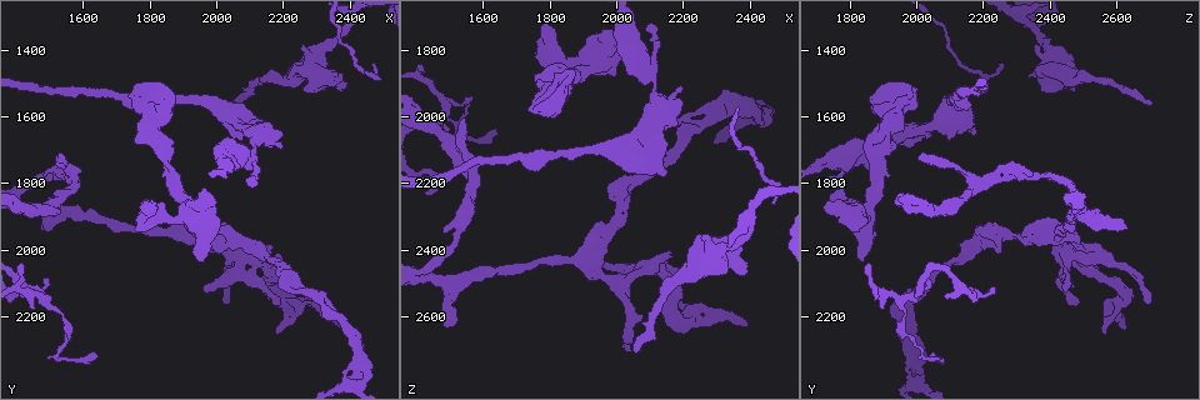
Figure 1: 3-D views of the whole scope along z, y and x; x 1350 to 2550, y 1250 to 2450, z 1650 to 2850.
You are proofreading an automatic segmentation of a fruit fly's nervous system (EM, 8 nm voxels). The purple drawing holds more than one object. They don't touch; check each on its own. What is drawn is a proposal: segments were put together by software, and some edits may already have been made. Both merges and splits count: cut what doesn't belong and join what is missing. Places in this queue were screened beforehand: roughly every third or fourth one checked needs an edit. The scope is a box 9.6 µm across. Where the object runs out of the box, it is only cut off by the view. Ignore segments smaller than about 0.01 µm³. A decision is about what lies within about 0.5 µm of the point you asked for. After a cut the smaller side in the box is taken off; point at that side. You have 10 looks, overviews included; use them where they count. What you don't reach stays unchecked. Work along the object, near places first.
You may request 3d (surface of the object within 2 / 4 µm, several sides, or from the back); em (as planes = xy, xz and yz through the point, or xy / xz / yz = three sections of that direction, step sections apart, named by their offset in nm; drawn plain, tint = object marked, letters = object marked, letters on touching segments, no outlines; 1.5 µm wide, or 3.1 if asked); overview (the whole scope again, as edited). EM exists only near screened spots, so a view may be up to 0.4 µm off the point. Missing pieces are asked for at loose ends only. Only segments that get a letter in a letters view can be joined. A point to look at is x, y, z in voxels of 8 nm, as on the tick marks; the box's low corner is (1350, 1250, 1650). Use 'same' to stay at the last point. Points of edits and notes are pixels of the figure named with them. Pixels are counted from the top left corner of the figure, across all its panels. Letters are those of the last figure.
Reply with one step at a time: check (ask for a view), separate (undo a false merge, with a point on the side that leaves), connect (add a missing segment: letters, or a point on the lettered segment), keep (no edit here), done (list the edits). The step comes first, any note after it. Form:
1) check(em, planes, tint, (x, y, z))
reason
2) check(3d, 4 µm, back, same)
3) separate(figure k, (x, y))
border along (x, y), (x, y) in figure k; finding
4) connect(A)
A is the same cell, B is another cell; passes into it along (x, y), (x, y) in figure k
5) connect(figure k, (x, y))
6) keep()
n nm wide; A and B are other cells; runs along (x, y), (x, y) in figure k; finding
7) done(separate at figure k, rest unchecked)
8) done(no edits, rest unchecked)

check(3d, 2 µm, (1650, 2310, 2050))

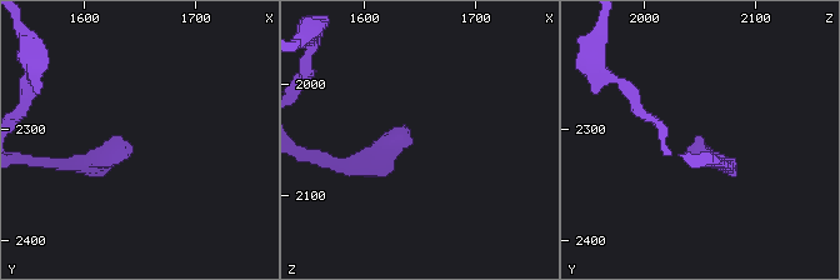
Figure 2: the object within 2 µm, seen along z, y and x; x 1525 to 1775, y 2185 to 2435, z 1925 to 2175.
check(em, planes, letters, (1640, 2316, 2058))

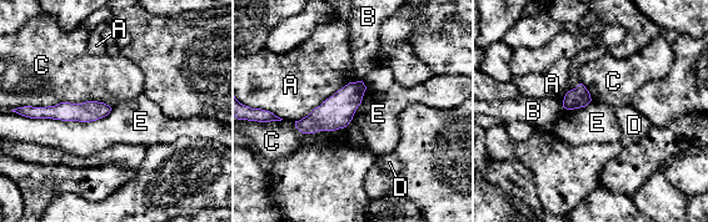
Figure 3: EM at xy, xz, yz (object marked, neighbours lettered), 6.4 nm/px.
keep()
A, B, C, D and E are other cells; border along (110, 106), (83, 101), (41, 107) in figure 3; no lettered segment goes on from it

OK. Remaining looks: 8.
check(3d, 4 µm, (2320, 2200, 1930))
an open end

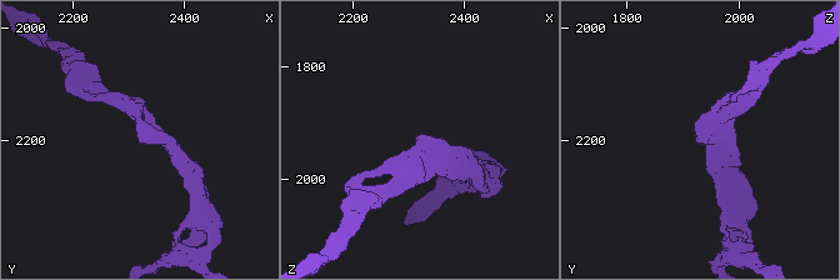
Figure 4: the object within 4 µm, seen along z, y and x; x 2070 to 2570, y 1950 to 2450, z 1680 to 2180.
check(em, xz, step 8, letters, (2320, 2200, 1930))
arms of 220, 220 nm; need the tissue

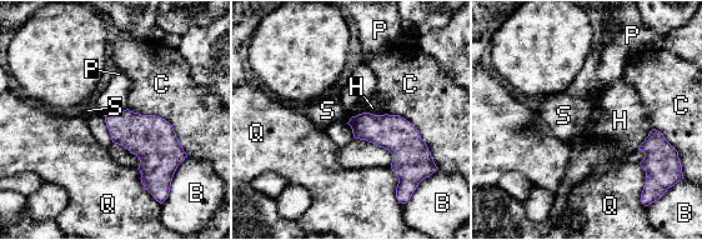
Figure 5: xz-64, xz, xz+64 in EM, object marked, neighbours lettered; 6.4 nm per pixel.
check(em, planes, letters, same)
cut it another way

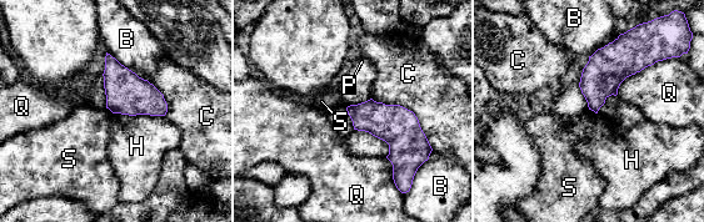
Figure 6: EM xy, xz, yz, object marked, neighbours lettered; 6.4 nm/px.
keep()
200 nm wide; B, C, H, P, Q and S are other cells; border along (589, 109), (595, 114) in figure 6; none of them fits

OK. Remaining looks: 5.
check(em, yz, step 8, letters, (2200, 2040, 2540))
an open end

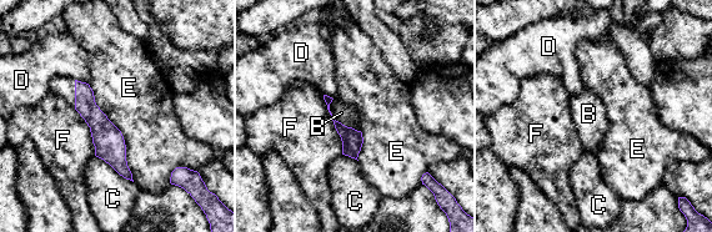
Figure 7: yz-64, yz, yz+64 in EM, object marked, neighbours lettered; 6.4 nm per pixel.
keep()
140 nm wide; B, C, D, E and F are other cells; runs along (78, 84), (86, 107), (129, 176) in figure 7; none of them fits

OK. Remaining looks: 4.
check(em, yz, step 4, letters, (2020, 2160, 2700))
tapers out

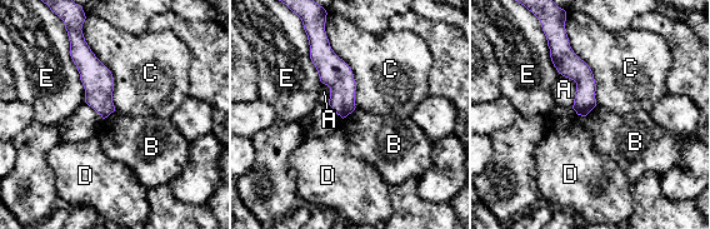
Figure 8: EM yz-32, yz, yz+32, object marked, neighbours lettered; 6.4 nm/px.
keep()
140 nm wide; C touches over 550 nm; A, B, C, D and E are other cells; none of them fits

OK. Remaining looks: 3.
done(no edits, rest unchecked)

